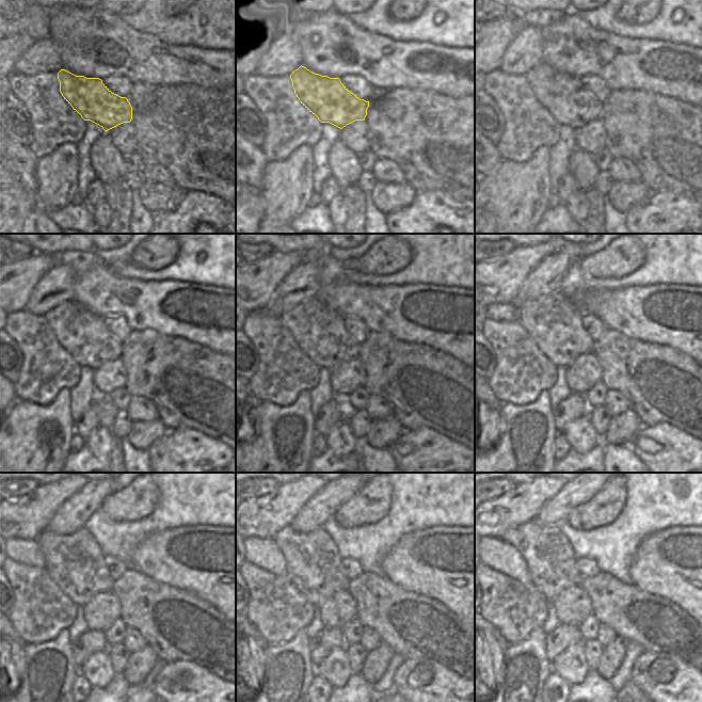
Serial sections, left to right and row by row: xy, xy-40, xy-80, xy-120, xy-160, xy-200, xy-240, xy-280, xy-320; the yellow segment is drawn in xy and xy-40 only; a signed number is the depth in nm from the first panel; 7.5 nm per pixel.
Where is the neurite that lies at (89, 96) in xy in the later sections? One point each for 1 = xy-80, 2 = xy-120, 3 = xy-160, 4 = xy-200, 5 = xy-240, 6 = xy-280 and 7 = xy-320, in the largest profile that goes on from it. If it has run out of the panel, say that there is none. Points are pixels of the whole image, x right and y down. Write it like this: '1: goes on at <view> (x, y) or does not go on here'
1: goes on at xy-80 (563, 96)
2: goes on at xy-120 (83, 334)
3: goes on at xy-160 (318, 330)
4: goes on at xy-200 (554, 322)
5: goes on at xy-240 (75, 562)
6: goes on at xy-280 (313, 563)
7: goes on at xy-320 (551, 561)

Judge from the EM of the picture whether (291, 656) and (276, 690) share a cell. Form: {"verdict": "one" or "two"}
{"verdict": "one"}

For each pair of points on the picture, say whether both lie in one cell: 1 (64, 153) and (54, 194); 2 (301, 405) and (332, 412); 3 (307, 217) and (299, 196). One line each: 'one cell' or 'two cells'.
1: one cell
2: two cells
3: two cells

